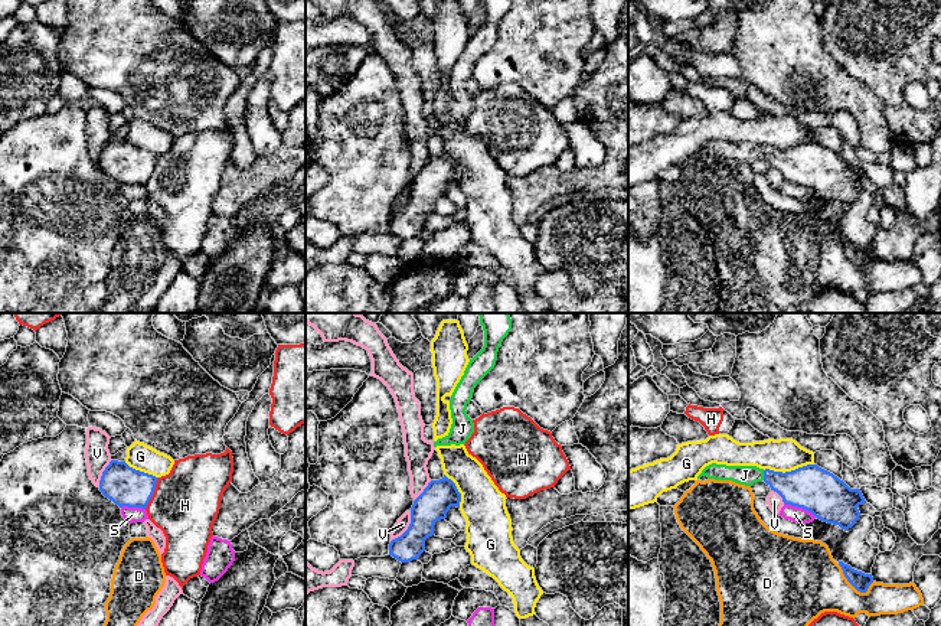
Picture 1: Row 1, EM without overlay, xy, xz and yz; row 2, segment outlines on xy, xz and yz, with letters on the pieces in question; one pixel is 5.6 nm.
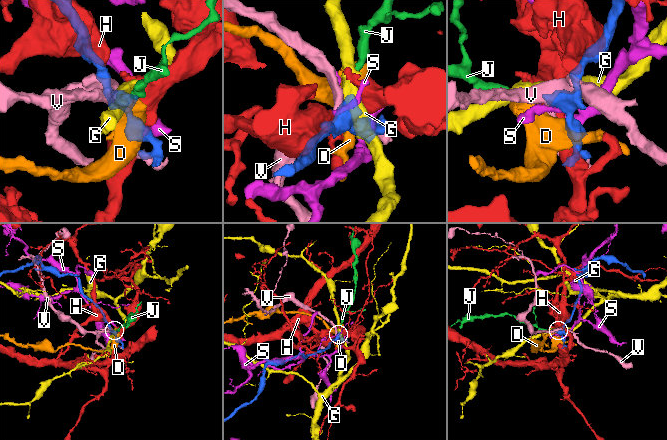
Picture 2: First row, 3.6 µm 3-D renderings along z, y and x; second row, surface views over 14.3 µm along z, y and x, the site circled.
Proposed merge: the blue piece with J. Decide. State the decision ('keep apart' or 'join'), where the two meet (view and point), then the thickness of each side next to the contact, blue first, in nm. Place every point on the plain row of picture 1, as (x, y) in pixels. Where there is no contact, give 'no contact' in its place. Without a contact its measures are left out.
join; meets blue in yz at (764, 152); 240 nm thick on the blue side, 110 nm on the other

